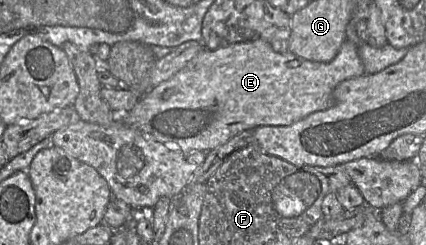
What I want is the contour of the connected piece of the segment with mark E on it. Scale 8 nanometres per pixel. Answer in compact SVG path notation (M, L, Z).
M262 39L235 43L216 50L208 50L204 48L193 59L191 59L181 71L141 96L138 103L128 113L124 114L121 119L123 119L130 127L135 128L150 136L154 140L168 146L179 148L182 151L199 150L209 152L224 145L232 137L238 135L244 130L255 129L260 126L289 126L309 116L315 111L324 110L332 106L335 103L333 92L339 83L346 79L365 74L364 65L359 56L358 49L359 46L346 39L342 43L334 59L329 62L317 62L300 58L289 51L286 53L278 53L268 42Z

